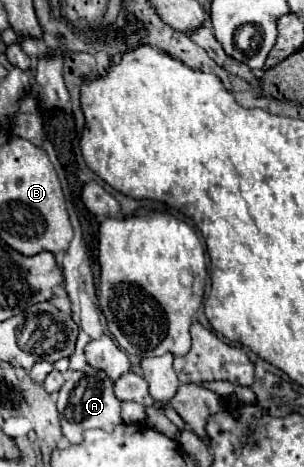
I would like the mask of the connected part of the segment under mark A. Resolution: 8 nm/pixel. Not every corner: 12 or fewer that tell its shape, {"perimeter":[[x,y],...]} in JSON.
{"perimeter":[[101,369],[71,371],[59,389],[63,435],[111,431],[121,401]]}

